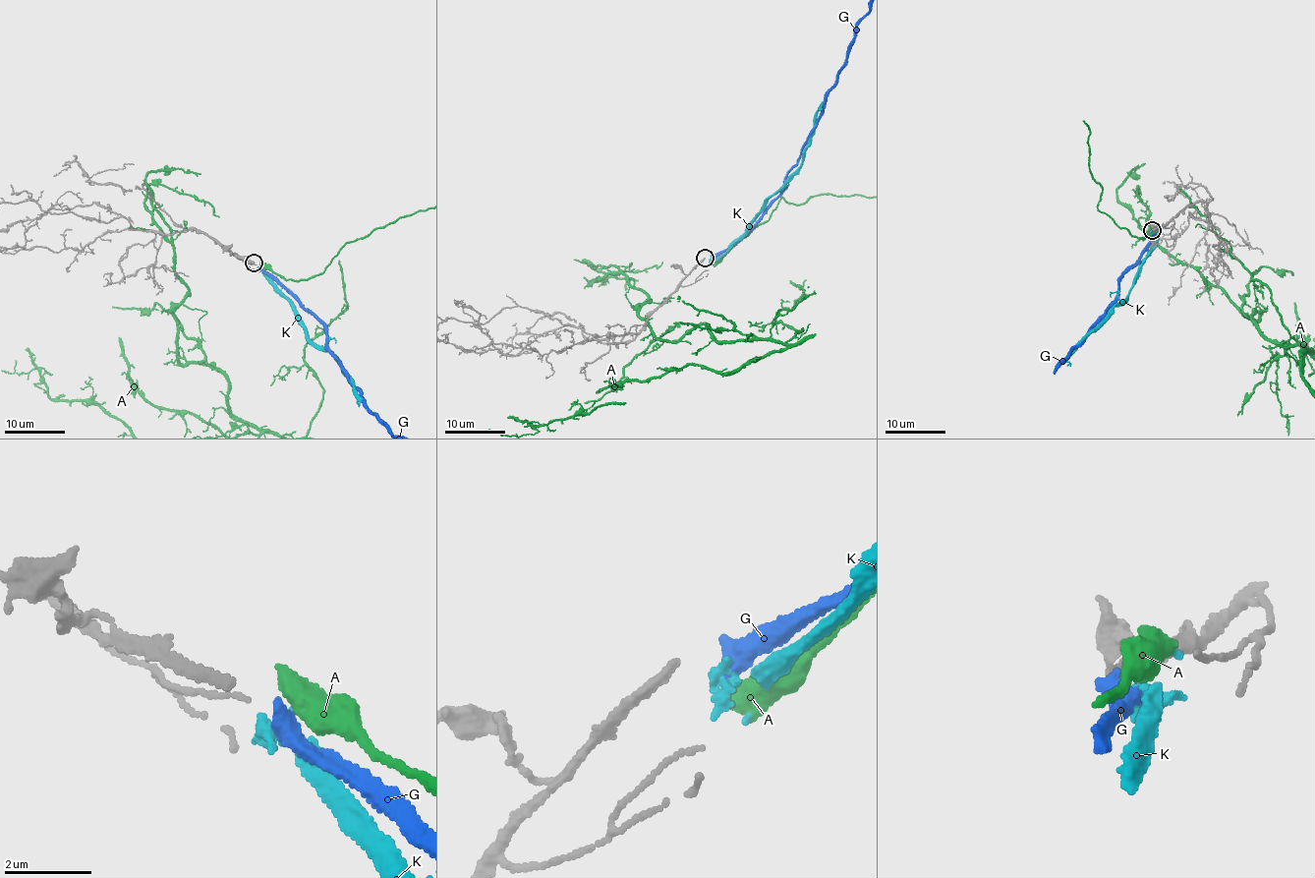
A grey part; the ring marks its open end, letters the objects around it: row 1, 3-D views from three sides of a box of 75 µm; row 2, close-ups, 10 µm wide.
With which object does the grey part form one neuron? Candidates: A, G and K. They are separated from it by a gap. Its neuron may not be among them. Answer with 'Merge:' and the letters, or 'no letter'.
Merge: no letter

